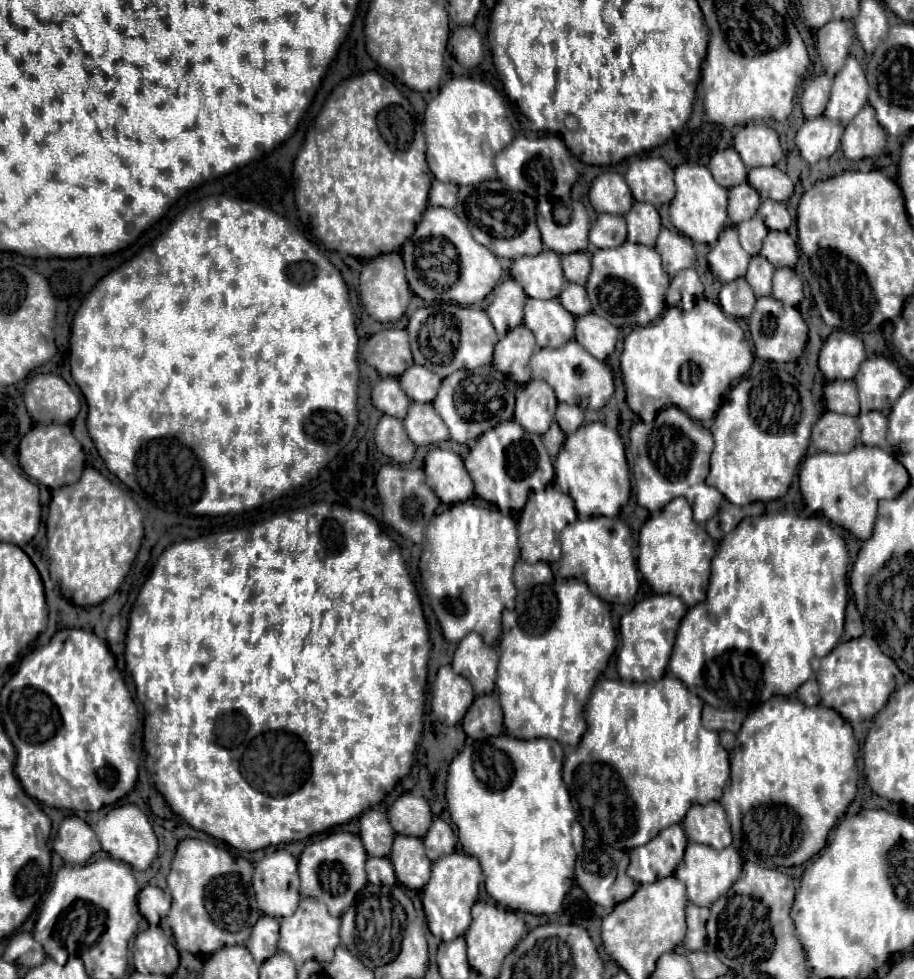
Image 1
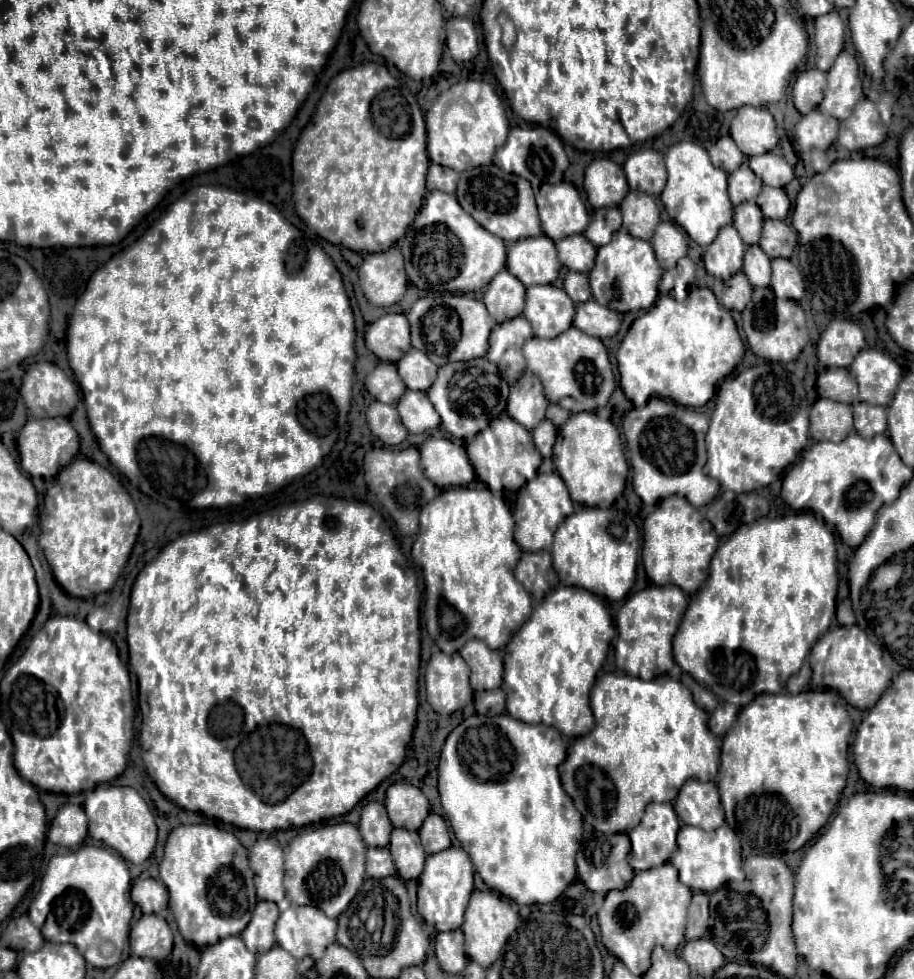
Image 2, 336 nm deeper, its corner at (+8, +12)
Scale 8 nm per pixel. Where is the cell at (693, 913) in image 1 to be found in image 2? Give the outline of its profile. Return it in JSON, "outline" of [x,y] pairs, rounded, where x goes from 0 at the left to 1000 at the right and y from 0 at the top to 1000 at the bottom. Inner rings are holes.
{"outline":[[[760,911],[754,925],[752,940],[752,960],[763,960],[776,950],[776,915],[771,911]]]}

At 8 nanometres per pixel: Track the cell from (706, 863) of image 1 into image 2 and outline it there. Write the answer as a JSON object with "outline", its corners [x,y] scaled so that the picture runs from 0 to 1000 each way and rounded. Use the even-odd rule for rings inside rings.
{"outline":[[[795,842],[778,850],[760,844],[745,844],[741,852],[741,867],[733,880],[741,887],[743,899],[754,905],[757,911],[778,913],[793,901],[815,899],[811,887],[811,862]]]}

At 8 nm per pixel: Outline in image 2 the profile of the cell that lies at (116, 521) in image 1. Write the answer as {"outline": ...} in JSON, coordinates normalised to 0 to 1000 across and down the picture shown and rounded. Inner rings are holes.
{"outline":[[[84,468],[73,478],[69,478],[62,486],[60,498],[56,498],[49,507],[49,531],[43,545],[43,558],[49,564],[51,576],[58,582],[60,592],[67,601],[84,611],[95,611],[100,607],[117,605],[126,599],[152,545],[154,531],[150,527],[148,515],[132,492],[113,476],[95,470]]]}

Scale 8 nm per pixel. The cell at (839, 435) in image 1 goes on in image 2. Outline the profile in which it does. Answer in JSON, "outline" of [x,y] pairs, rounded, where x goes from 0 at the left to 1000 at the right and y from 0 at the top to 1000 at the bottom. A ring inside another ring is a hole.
{"outline":[[[896,407],[887,417],[885,431],[889,449],[920,451],[933,439],[933,421],[929,413]]]}

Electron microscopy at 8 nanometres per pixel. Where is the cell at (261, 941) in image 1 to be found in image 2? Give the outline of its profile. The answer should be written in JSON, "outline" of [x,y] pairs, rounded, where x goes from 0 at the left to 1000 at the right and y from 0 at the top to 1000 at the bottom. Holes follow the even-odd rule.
{"outline":[[[283,921],[275,942],[270,944],[264,958],[277,974],[288,974],[301,964],[301,942],[305,938],[305,927],[299,921]]]}

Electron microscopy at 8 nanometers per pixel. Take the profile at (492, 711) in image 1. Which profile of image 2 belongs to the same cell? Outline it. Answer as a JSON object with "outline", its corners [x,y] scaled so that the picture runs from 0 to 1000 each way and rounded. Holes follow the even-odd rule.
{"outline":[[[548,703],[526,707],[520,713],[520,725],[528,731],[544,731],[553,727],[553,707]]]}

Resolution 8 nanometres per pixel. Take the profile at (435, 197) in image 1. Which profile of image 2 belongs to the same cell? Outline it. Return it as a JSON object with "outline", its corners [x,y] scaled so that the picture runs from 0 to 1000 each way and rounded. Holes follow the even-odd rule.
{"outline":[[[472,168],[467,176],[467,194],[482,194],[489,198],[498,198],[502,178],[493,172],[482,172],[480,168]]]}

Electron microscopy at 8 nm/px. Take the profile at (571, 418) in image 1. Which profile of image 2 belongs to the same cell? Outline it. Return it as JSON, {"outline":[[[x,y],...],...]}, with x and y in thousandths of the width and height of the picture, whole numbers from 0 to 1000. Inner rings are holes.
{"outline":[[[601,413],[601,417],[598,417],[598,427],[612,437],[612,435],[618,433],[618,429],[623,427],[623,421],[616,419],[612,413]]]}

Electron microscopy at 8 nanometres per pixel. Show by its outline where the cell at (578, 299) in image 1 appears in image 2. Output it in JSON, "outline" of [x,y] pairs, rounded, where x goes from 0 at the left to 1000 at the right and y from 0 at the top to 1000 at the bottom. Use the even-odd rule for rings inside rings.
{"outline":[[[623,278],[618,282],[618,298],[623,300],[623,304],[627,308],[640,308],[647,304],[647,294],[644,294],[644,286],[642,280],[636,278]]]}

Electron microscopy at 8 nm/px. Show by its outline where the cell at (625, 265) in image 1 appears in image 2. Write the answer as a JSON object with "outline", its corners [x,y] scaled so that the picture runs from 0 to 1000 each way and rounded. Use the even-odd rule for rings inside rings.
{"outline":[[[677,235],[671,247],[653,255],[651,272],[644,278],[644,288],[649,304],[655,311],[662,311],[664,315],[671,315],[673,319],[682,321],[682,319],[699,319],[712,315],[719,304],[719,292],[723,282],[725,276],[714,261],[712,249],[688,241],[684,235]]]}

